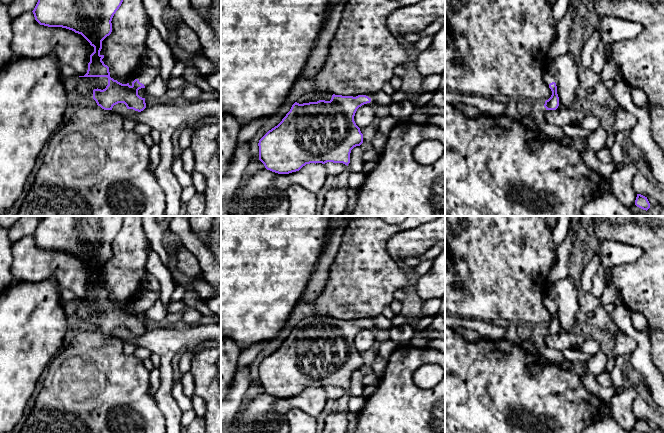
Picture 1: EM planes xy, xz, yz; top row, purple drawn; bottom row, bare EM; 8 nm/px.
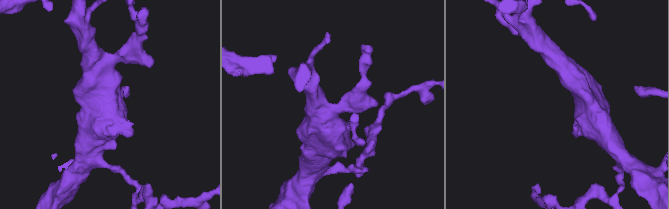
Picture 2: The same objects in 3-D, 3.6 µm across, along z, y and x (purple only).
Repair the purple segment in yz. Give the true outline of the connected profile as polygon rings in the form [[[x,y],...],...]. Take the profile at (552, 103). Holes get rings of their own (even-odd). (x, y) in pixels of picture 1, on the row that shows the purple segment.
[[[548,66],[544,67],[543,79],[552,91],[552,95],[548,100],[545,101],[544,107],[546,110],[556,110],[559,106],[559,97],[557,94],[558,82]]]

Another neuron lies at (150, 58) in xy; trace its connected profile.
[[[146,48],[143,52],[143,62],[146,66],[156,67],[160,69],[160,60],[158,56],[149,48]]]

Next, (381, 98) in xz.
[[[382,90],[374,93],[374,101],[377,106],[385,106],[387,108],[389,108],[389,106],[392,104],[391,96],[387,95]]]

